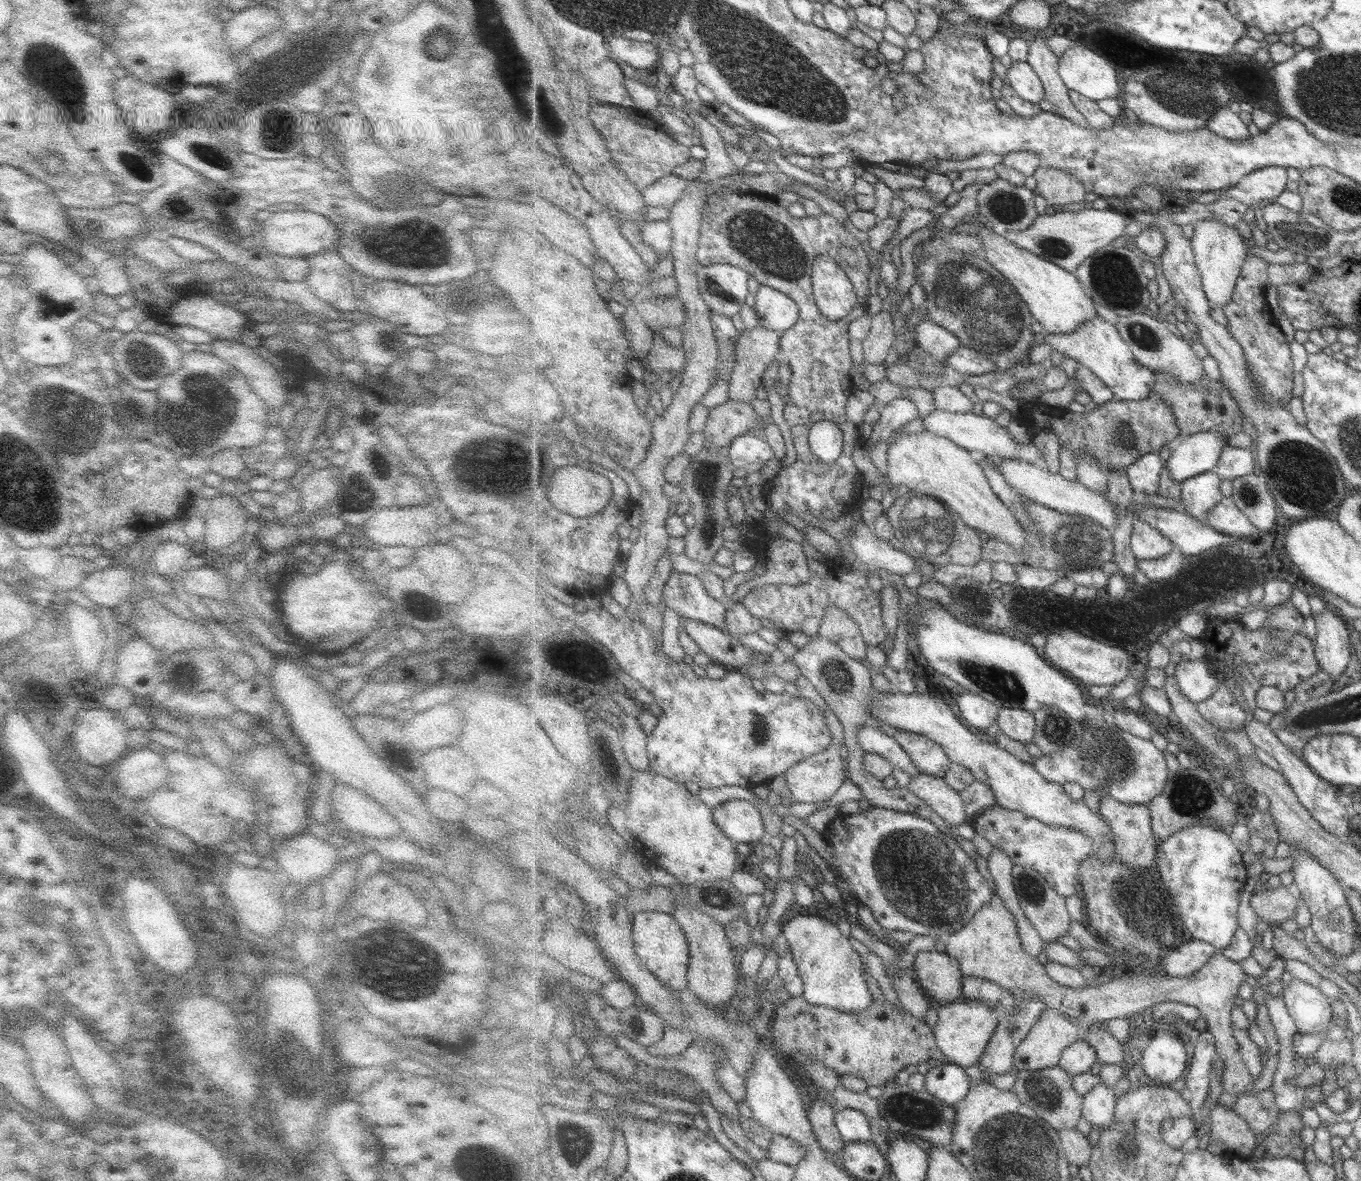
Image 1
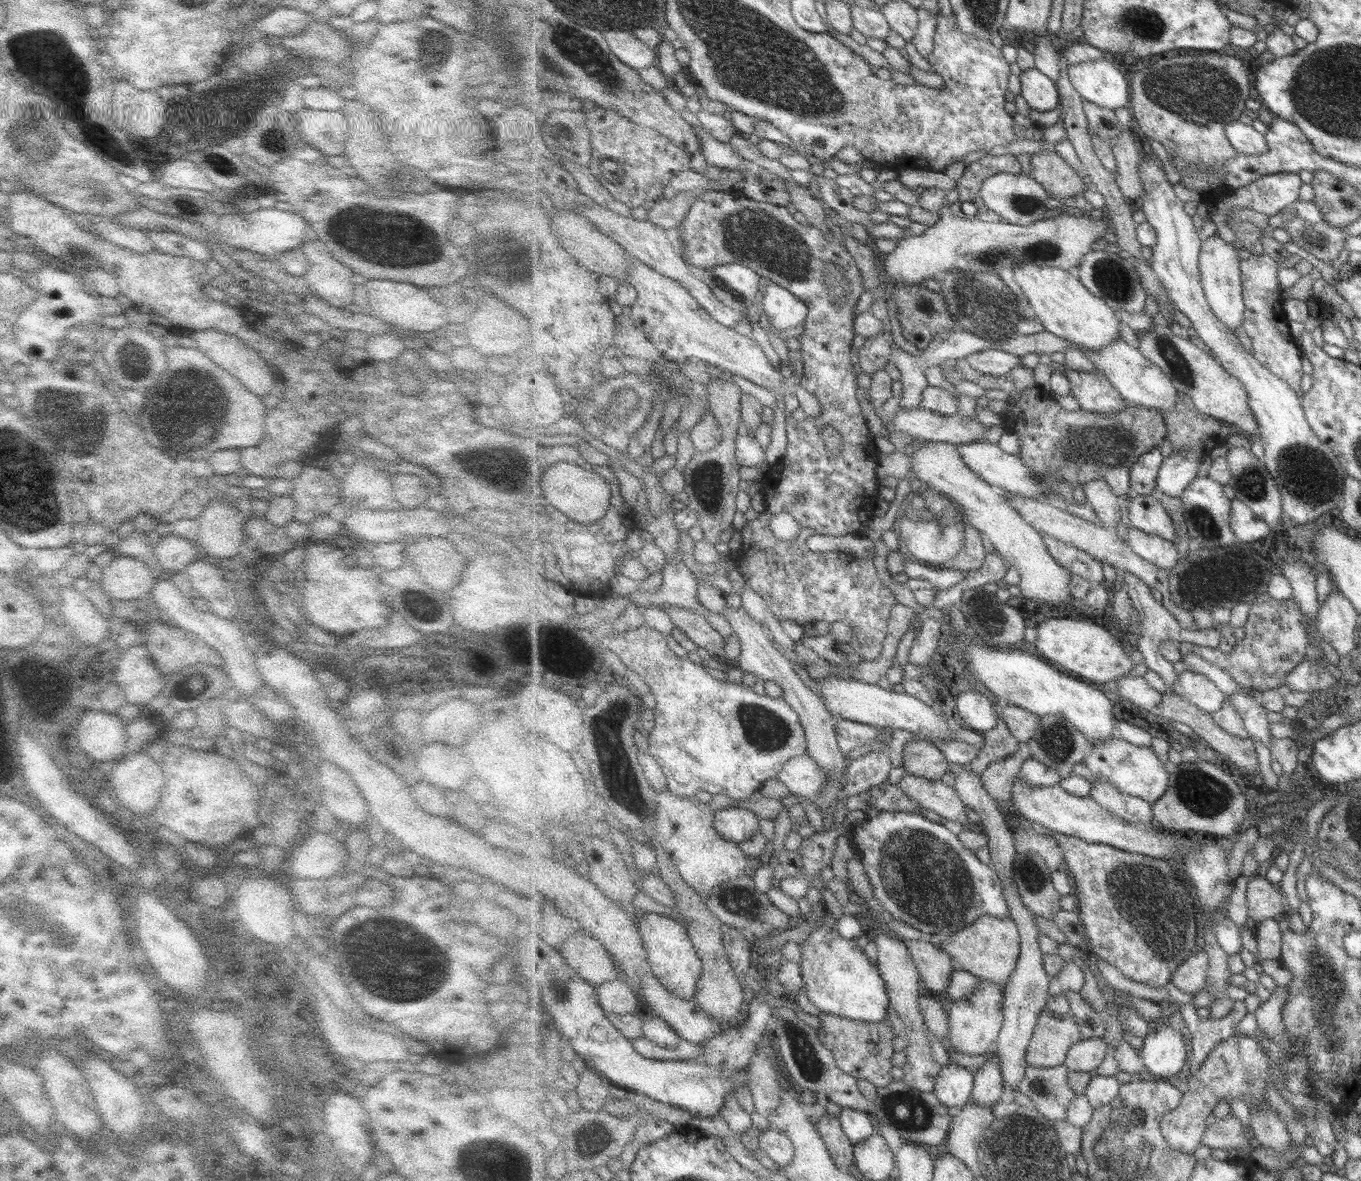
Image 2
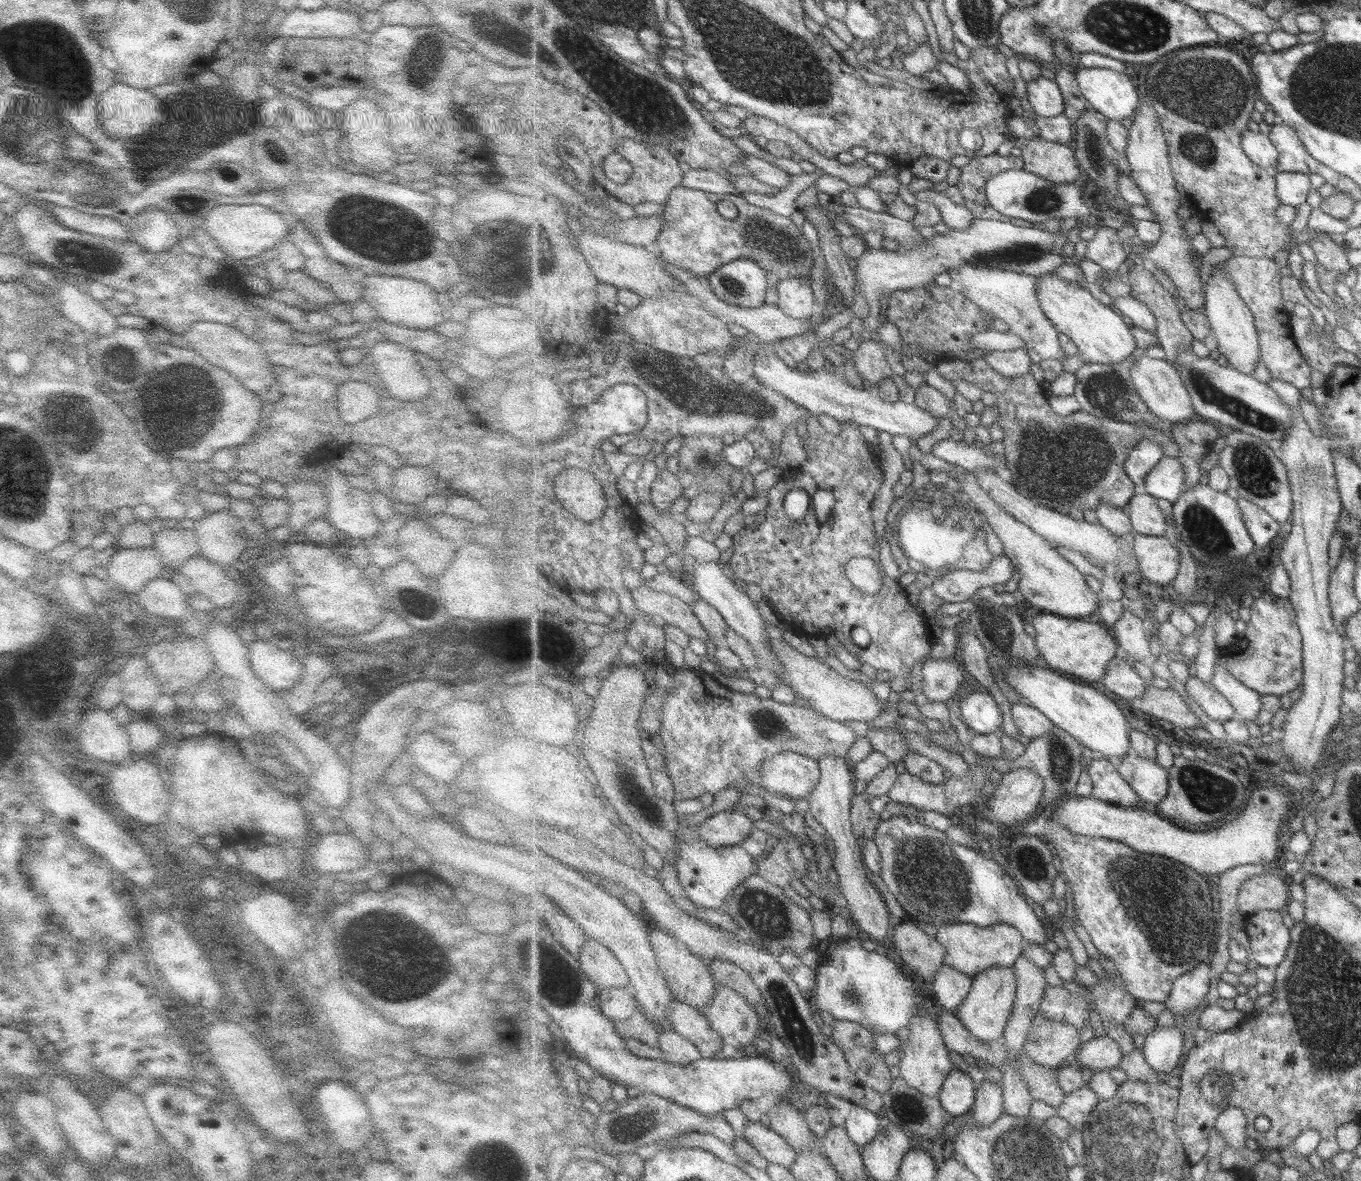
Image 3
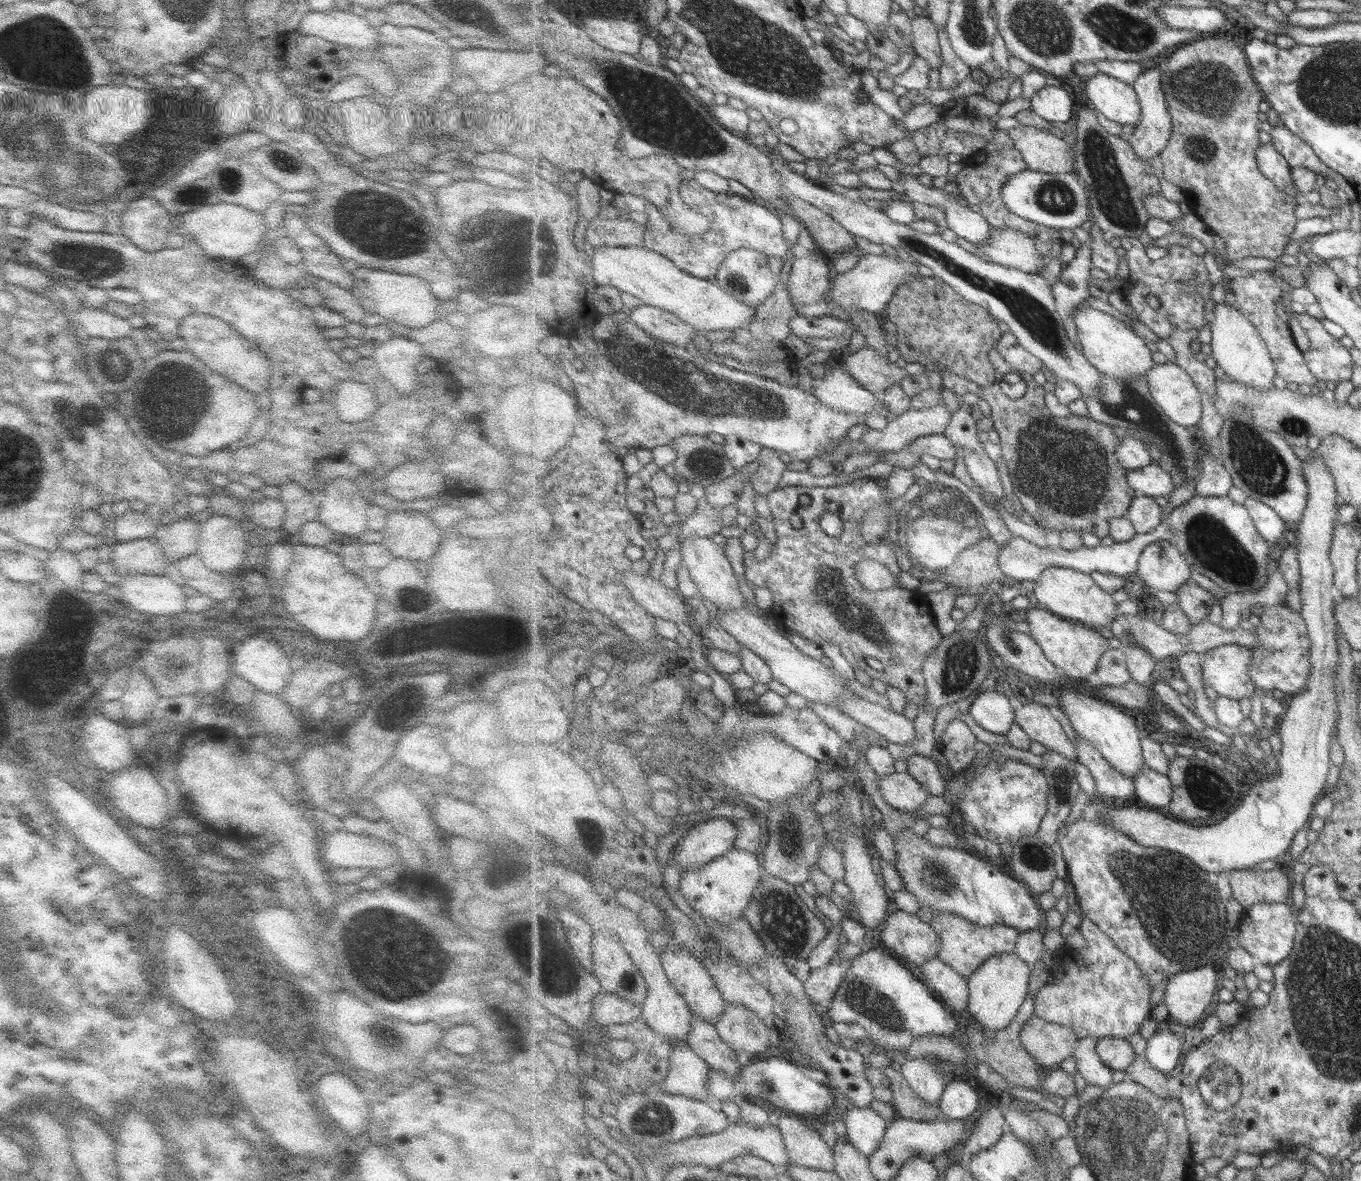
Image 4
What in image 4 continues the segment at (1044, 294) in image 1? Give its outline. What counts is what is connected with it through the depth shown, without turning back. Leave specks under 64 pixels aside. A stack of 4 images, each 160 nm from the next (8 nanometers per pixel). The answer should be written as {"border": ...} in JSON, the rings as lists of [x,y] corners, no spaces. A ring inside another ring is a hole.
{"border":[[[1086,302],[1074,312],[1074,317],[1083,354],[1103,375],[1133,382],[1135,379],[1145,378],[1147,373],[1155,368],[1153,352],[1149,350],[1145,340],[1137,336],[1130,327],[1127,328],[1118,317],[1091,308]]]}

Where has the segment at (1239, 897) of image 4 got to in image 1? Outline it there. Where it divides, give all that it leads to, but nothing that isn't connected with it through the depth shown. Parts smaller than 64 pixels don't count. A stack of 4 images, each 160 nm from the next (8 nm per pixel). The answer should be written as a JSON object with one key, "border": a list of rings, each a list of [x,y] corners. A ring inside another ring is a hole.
{"border":[[[1280,886],[1272,889],[1265,889],[1263,891],[1254,892],[1251,899],[1251,907],[1255,911],[1257,918],[1265,923],[1268,923],[1270,927],[1281,926],[1286,920],[1294,919],[1295,910],[1299,906],[1299,893],[1295,888]]]}

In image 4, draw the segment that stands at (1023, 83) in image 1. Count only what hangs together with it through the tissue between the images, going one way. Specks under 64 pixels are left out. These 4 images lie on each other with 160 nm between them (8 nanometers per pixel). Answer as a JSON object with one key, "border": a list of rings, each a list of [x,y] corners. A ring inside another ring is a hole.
{"border":[[[1047,85],[1043,90],[1034,94],[1030,100],[1032,110],[1049,122],[1064,122],[1071,125],[1076,112],[1073,110],[1073,98],[1062,87]]]}

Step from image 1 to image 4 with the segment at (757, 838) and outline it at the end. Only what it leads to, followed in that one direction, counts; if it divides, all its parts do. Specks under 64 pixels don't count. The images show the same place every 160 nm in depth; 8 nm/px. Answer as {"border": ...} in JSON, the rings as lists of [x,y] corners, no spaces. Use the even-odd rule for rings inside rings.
{"border":[[[724,817],[695,824],[674,849],[678,870],[682,872],[703,868],[712,860],[731,852],[736,848],[737,834],[737,825]]]}

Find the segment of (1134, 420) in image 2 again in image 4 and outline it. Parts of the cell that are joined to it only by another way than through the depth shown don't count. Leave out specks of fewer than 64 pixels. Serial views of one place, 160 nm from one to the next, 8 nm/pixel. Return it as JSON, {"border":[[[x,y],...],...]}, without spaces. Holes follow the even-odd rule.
{"border":[[[994,350],[989,357],[997,372],[995,385],[981,387],[957,374],[941,373],[944,388],[958,397],[966,392],[976,394],[989,404],[993,429],[1000,436],[1002,460],[1010,474],[1015,499],[1032,521],[1036,520],[1037,524],[1049,533],[1072,530],[1079,535],[1081,532],[1092,532],[1099,539],[1107,538],[1111,532],[1111,520],[1125,517],[1130,510],[1132,500],[1137,496],[1135,490],[1131,489],[1130,482],[1127,481],[1127,470],[1118,461],[1117,448],[1121,438],[1113,435],[1113,427],[1092,420],[1088,416],[1056,418],[1050,415],[1045,407],[1045,390],[1027,372],[1021,374],[1026,383],[1024,396],[1015,400],[1005,396],[998,384],[1007,369],[1001,353],[1002,351]]]}

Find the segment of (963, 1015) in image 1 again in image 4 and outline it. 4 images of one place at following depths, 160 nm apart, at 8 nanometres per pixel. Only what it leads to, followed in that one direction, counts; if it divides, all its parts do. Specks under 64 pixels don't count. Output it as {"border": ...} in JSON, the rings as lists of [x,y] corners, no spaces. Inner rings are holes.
{"border":[[[1003,954],[993,956],[968,977],[970,999],[967,1012],[980,1024],[983,1030],[995,1032],[1007,1028],[1011,1021],[1019,1014],[1023,1003],[1027,1002],[1029,978],[1032,968],[1021,960],[1017,954]]]}

